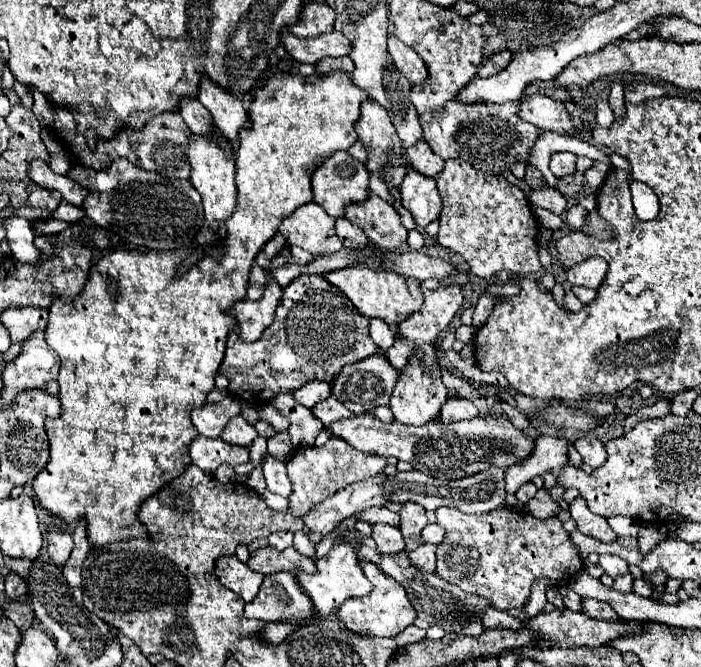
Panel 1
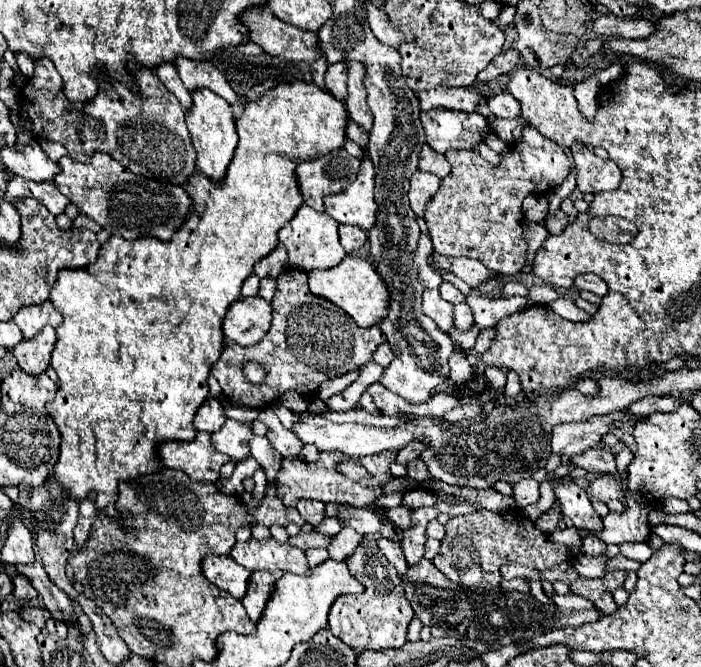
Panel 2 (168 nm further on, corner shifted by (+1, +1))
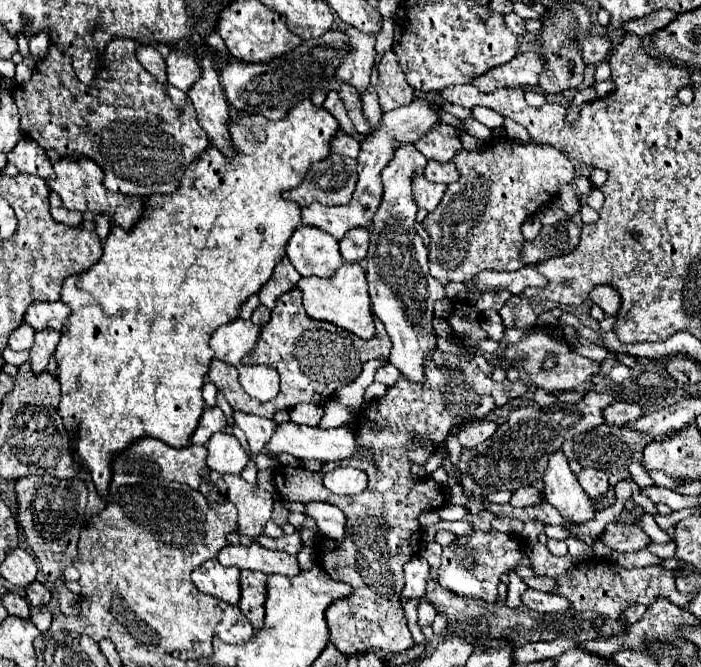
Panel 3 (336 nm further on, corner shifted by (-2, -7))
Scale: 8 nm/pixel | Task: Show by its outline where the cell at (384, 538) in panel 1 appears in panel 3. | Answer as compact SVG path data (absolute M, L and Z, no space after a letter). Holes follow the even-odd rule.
M308 502L306 504L306 514L312 516L318 524L318 530L332 538L332 540L342 540L346 532L346 516L340 512L336 506L328 506L324 502Z

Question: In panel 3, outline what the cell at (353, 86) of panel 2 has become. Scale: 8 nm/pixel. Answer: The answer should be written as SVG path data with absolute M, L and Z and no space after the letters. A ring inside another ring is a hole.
M340 24L340 28L350 36L352 52L342 62L342 66L336 70L336 76L338 76L338 80L352 84L358 90L358 94L362 94L370 84L370 70L376 60L376 50L374 50L376 38L364 34L348 24Z

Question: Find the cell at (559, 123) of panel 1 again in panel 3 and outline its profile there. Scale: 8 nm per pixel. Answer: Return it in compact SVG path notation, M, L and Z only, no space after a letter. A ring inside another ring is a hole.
M476 106L472 112L474 112L474 118L480 120L488 128L502 128L504 126L504 116L500 116L498 112L492 112L482 106Z

